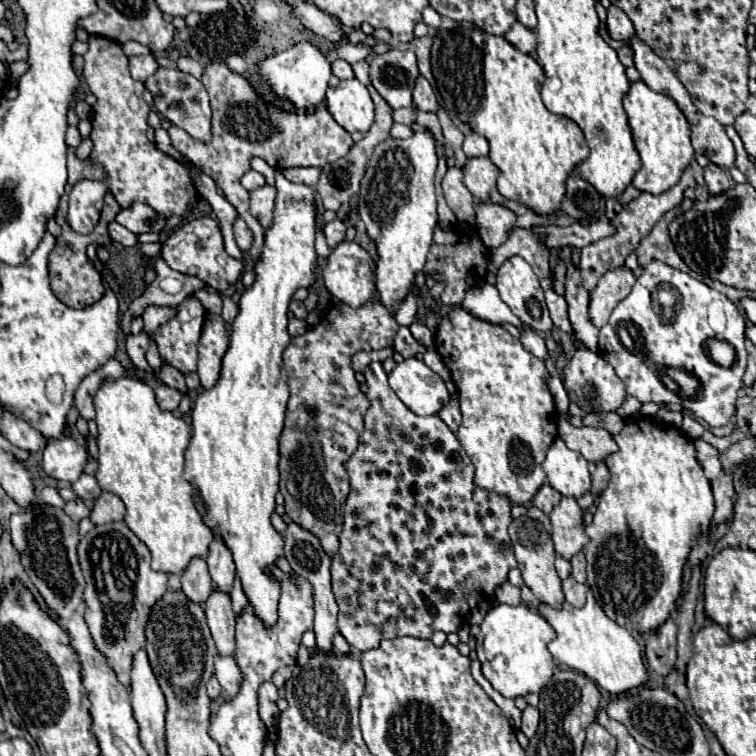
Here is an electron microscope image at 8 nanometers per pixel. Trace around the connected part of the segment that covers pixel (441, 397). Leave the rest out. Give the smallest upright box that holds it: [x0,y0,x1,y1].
[388,357,450,415]

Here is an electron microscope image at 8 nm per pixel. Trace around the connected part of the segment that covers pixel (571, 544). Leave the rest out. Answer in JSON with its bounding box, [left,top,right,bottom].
[550,497,588,559]

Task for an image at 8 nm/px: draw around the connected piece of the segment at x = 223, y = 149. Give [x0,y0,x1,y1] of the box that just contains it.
[168,63,352,261]

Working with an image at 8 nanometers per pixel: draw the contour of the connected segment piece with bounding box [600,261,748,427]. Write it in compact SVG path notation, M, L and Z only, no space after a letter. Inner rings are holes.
M652 261L644 273L638 277L634 283L630 295L620 301L610 315L608 323L600 329L600 355L608 359L608 363L616 369L616 375L626 383L628 395L636 397L640 403L680 403L684 409L692 411L698 419L708 423L710 427L722 427L730 421L736 409L736 399L738 391L742 387L742 377L747 367L747 351L745 347L744 317L738 311L738 307L726 299L722 293L710 289L702 281L672 269L660 261ZM661 283L670 283L672 289L678 293L678 313L672 321L660 319L660 315L654 313L652 309L651 293L657 289ZM624 321L632 321L644 339L644 351L628 351L620 337L618 337L618 325ZM710 339L720 339L728 341L736 349L736 361L730 369L720 367L710 359L708 353L708 341ZM658 367L680 367L684 371L694 373L700 381L700 391L694 397L696 401L682 401L680 395L668 391L664 383L660 381Z

